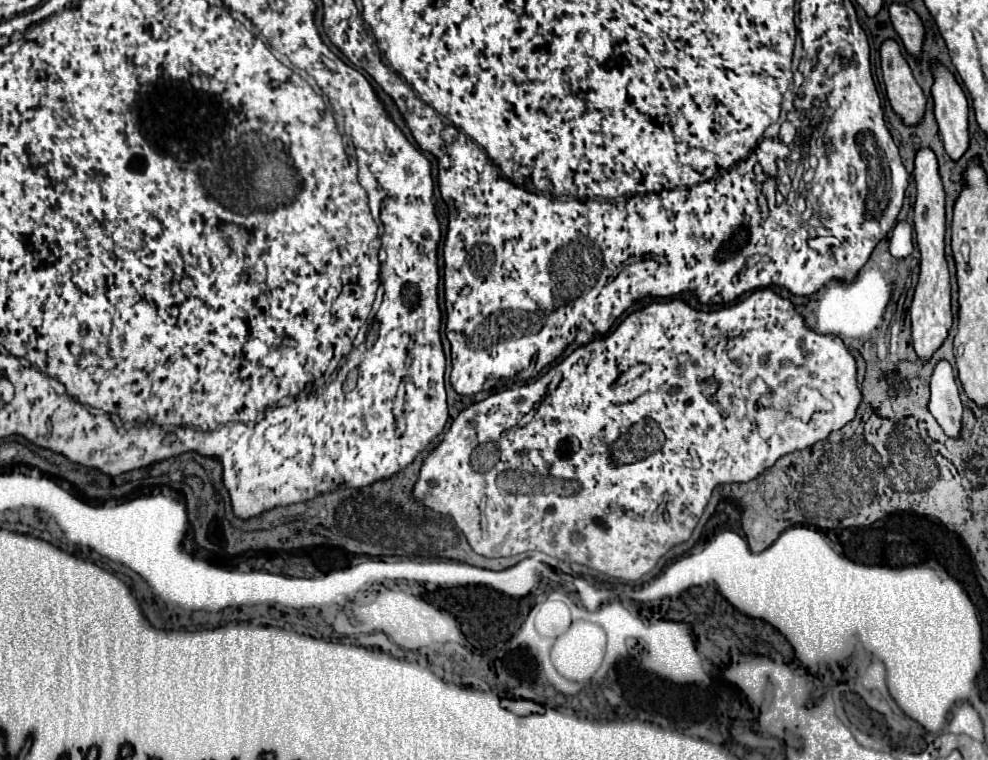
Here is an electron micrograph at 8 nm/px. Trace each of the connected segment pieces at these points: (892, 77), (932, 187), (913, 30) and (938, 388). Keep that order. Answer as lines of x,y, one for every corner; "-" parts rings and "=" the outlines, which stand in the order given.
891,39
881,45
881,71
893,111
907,127
919,125
925,117
927,97
917,85
899,45
=
919,149
915,159
915,181
917,181
917,201
915,201
915,233
917,245
921,249
921,273
919,283
911,303
911,323
913,323
913,347
921,361
929,361
933,353
947,339
953,325
951,311
951,277
945,261
945,193
941,177
937,171
935,153
929,149
=
893,3
889,7
889,13
891,13
891,23
893,23
897,35
901,37
907,53
913,55
915,59
921,59
925,29
923,29
923,23
917,17
917,13
913,9
909,9
907,5
899,5
899,3
=
939,361
933,371
929,411
951,439
961,439
963,407
953,377
953,369
947,361

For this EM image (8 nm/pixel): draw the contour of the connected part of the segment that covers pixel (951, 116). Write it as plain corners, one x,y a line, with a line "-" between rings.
935,65
935,83
933,83
933,101
935,101
935,119
939,123
939,133
947,155
953,161
959,161
969,149
969,103
961,87
955,83
953,75
943,67

